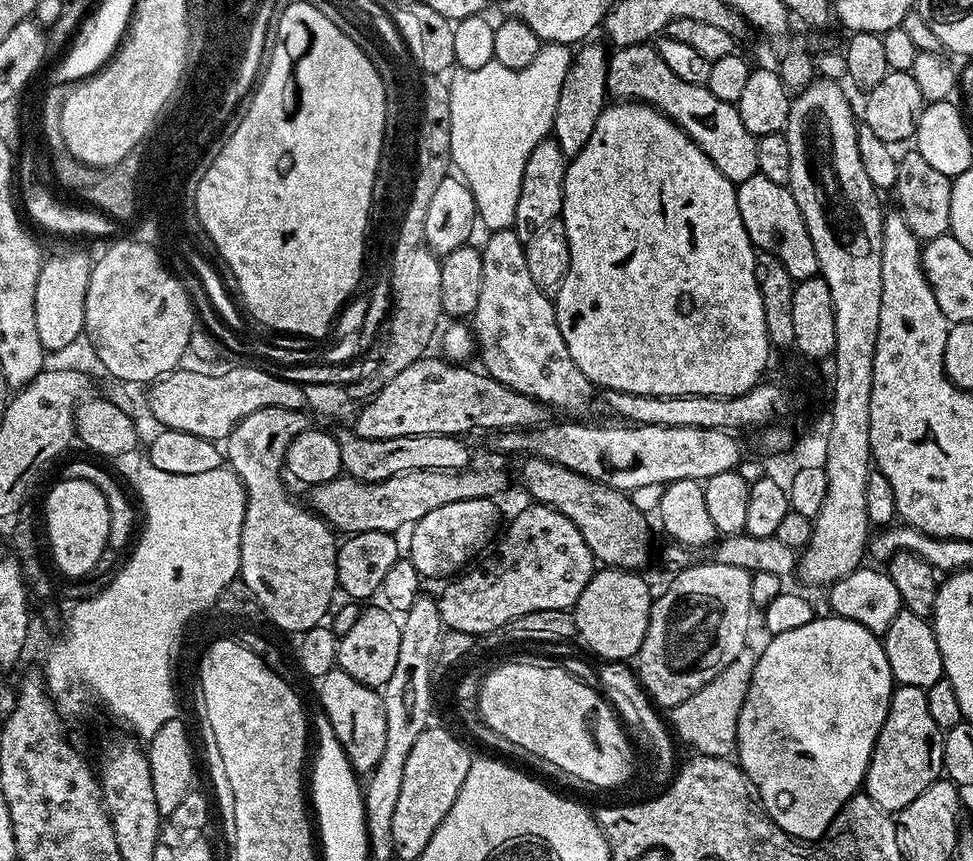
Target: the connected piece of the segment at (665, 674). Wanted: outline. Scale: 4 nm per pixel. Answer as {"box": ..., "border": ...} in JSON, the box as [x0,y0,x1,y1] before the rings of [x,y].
{"box":[634,563,754,710],"border":[[[689,563],[652,602],[646,634],[634,657],[634,672],[653,704],[670,710],[690,694],[702,690],[749,643],[748,623],[754,605],[751,600],[753,573],[738,566]]]}

